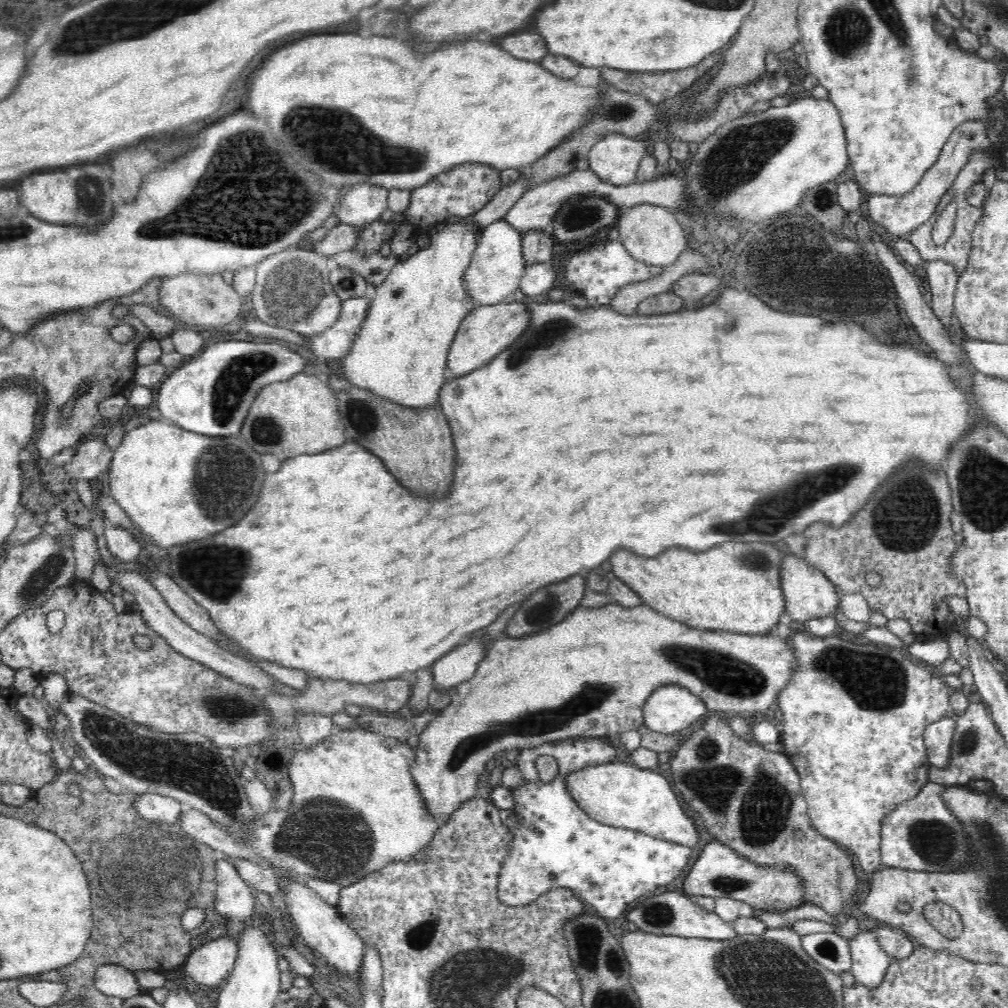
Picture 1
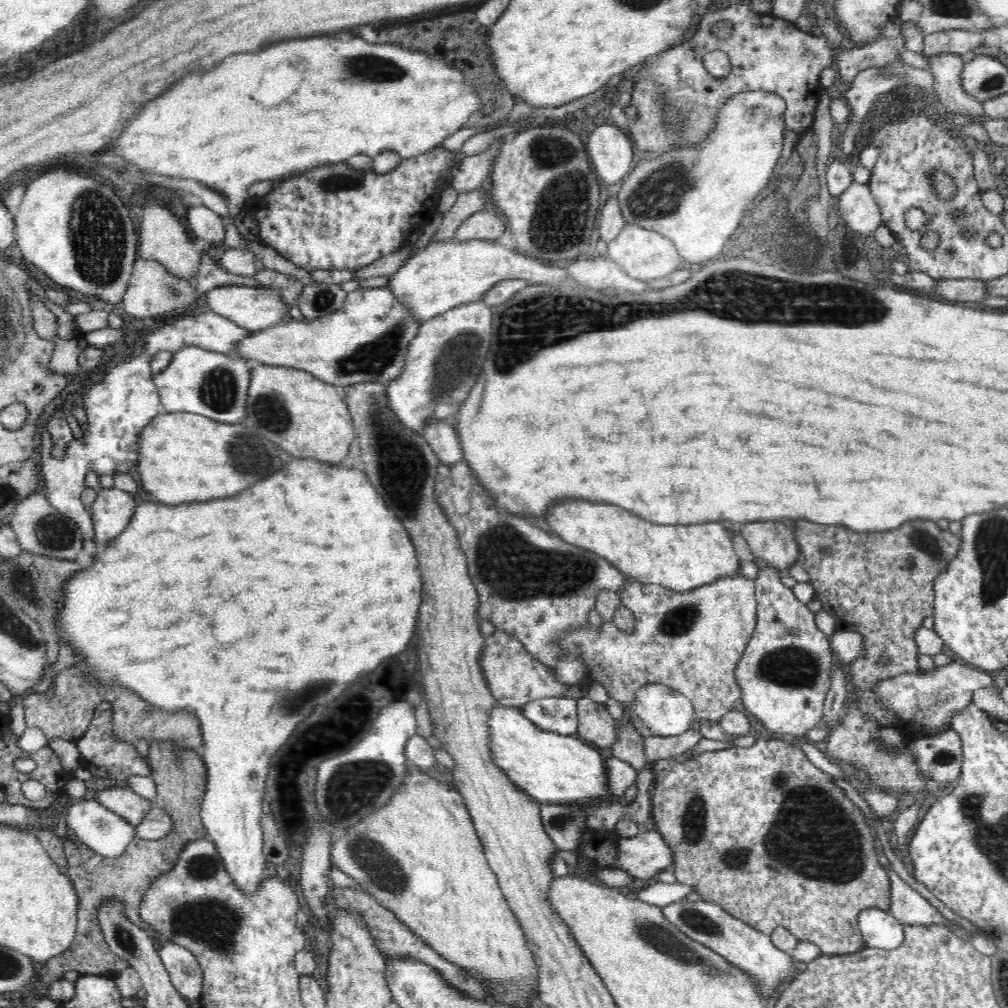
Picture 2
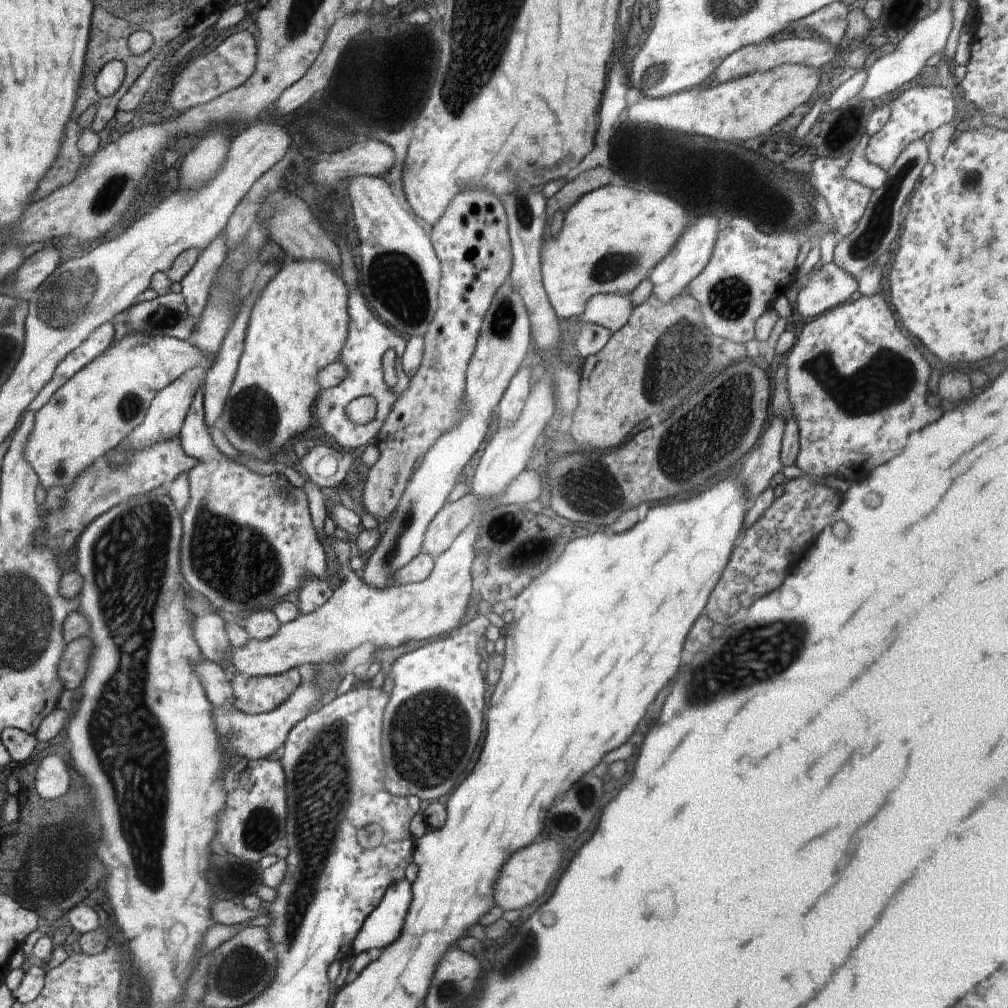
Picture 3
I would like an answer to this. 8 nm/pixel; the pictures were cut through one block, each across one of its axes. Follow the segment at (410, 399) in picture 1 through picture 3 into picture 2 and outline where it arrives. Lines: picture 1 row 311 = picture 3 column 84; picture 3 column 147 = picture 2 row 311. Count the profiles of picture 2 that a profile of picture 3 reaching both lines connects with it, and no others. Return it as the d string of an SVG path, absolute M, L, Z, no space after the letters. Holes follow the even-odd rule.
M388 287L358 289L347 294L346 302L340 310L318 320L291 320L273 329L254 331L252 336L240 342L240 348L232 355L248 359L253 364L283 366L302 369L312 377L319 378L327 385L343 389L347 386L379 382L390 385L400 380L401 374L409 362L409 345L412 344L418 330L421 329L420 317L389 290Z

